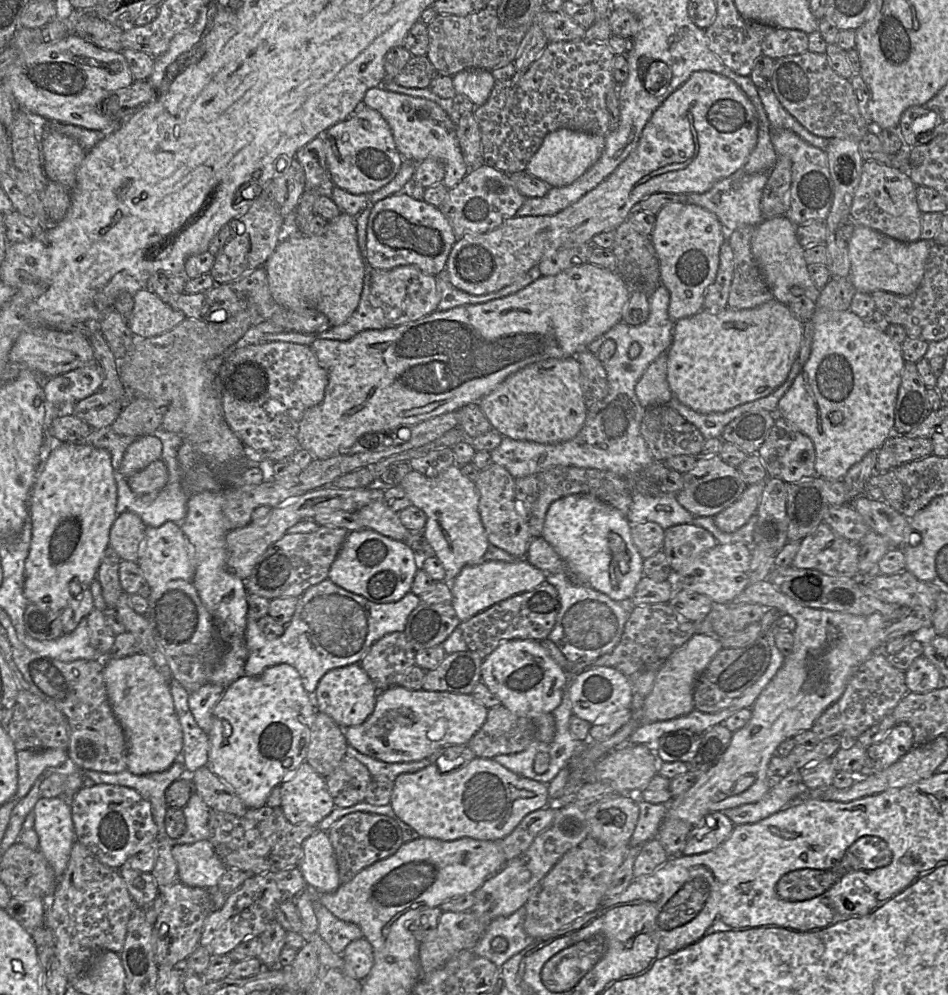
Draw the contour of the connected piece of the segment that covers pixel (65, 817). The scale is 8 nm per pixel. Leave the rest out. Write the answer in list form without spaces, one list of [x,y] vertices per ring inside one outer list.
[[[63,796],[44,798],[36,802],[34,831],[39,838],[39,850],[53,870],[56,879],[65,871],[76,833],[71,817],[71,803]]]

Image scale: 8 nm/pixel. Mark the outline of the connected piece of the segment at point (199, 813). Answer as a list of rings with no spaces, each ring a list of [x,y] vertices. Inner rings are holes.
[[[193,792],[187,805],[183,808],[186,831],[178,839],[173,839],[173,845],[193,844],[200,840],[208,840],[210,811],[210,807],[201,796],[197,792]]]

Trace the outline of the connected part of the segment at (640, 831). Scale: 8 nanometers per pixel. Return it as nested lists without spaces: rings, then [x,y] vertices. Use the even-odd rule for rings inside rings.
[[[639,799],[640,815],[635,831],[630,839],[631,846],[642,846],[646,841],[657,837],[668,804],[652,804]]]

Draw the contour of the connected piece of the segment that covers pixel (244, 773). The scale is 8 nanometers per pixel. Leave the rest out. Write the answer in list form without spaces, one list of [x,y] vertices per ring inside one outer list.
[[[289,664],[266,668],[256,675],[242,675],[228,685],[213,709],[209,731],[210,770],[231,786],[248,809],[266,805],[274,787],[281,785],[306,761],[311,727],[317,713],[314,696],[303,687],[298,671]]]

